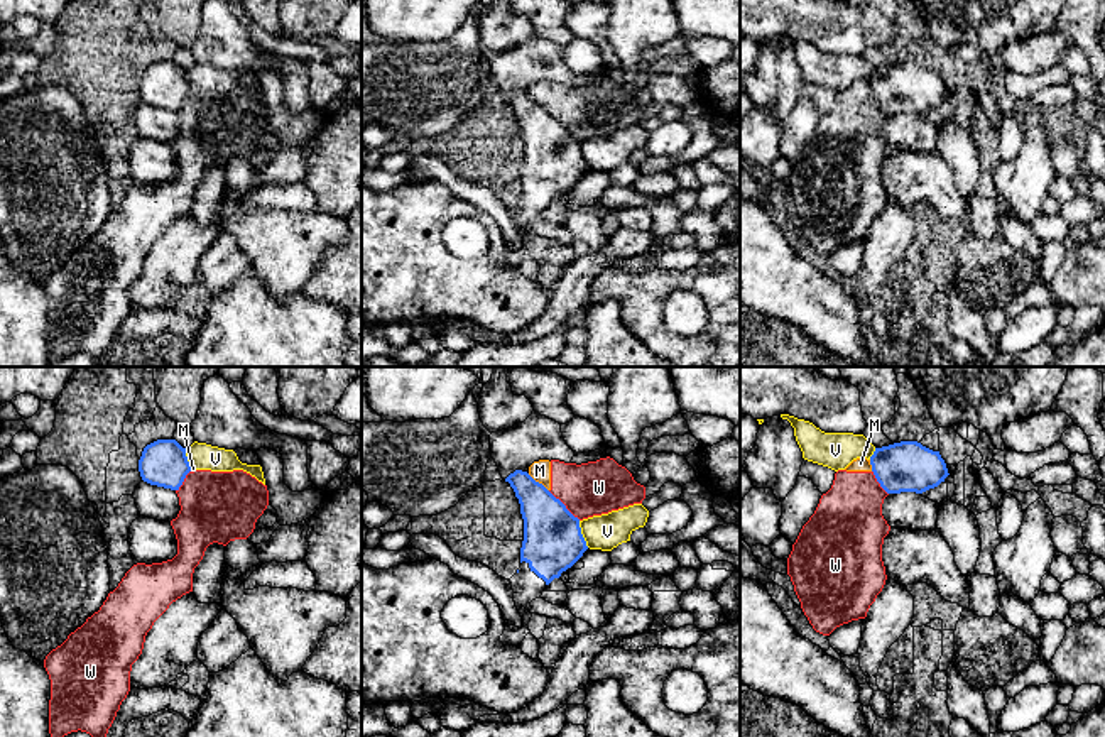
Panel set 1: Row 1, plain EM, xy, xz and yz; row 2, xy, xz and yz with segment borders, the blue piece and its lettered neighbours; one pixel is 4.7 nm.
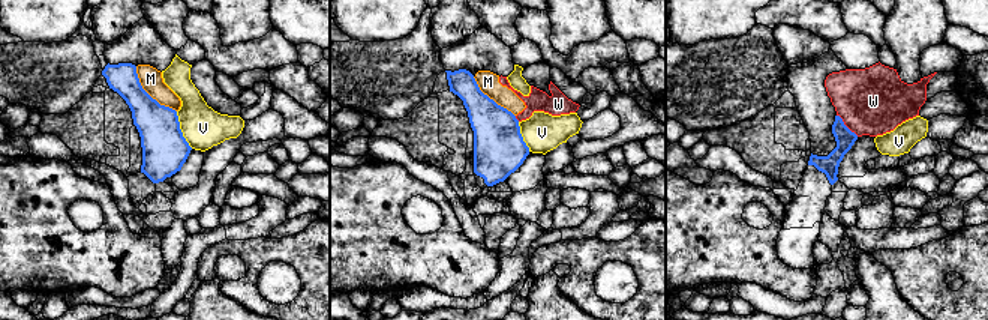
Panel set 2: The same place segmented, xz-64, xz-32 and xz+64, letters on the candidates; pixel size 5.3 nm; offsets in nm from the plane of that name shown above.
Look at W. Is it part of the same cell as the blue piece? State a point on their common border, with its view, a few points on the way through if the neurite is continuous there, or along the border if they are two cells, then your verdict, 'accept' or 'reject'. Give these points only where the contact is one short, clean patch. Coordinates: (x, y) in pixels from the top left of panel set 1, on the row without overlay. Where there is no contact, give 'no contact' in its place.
xz (565, 127) | along xz (548, 112), (580, 141) | reject

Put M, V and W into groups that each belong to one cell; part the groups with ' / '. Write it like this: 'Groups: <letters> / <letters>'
Groups: M W / V

